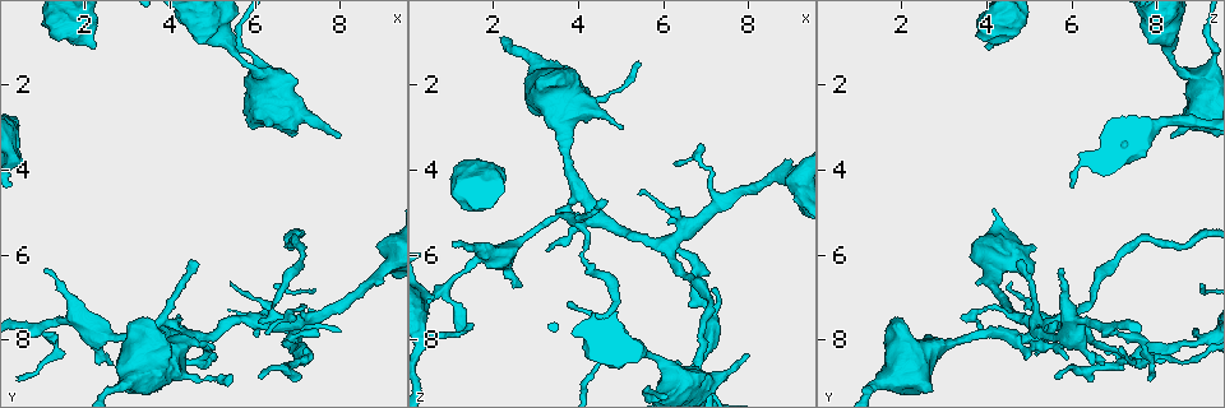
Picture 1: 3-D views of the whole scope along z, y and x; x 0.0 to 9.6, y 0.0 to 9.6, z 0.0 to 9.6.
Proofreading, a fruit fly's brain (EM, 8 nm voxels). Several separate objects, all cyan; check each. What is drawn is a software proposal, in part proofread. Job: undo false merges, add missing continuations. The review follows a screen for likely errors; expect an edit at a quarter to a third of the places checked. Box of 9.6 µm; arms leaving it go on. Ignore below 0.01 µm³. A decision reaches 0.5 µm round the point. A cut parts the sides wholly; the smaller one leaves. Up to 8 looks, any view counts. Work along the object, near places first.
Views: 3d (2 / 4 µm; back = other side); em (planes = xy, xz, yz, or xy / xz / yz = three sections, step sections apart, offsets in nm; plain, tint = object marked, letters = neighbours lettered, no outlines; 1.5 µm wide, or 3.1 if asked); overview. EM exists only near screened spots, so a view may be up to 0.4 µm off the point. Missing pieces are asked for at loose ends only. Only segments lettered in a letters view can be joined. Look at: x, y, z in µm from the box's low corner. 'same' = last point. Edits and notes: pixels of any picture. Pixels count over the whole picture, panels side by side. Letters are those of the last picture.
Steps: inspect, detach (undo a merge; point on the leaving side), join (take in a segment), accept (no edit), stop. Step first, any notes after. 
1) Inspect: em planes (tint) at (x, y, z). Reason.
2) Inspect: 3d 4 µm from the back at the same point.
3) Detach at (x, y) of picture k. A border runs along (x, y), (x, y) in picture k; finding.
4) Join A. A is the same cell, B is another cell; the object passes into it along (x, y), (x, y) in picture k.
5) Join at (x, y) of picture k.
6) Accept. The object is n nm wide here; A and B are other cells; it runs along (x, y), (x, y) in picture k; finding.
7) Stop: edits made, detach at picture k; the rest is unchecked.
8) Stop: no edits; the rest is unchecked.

Inspect: 3d 4 µm at (9.05, 6.65, 3.75). Free end.

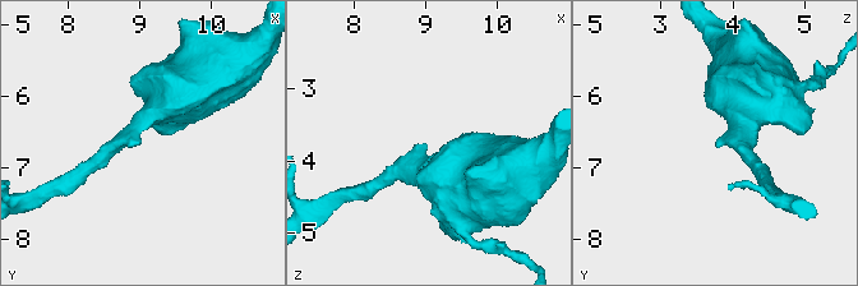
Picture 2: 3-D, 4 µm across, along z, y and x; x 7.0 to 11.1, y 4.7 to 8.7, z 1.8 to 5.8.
Inspect: em yz step 4 (plain) at (9.00, 6.65, 3.80). The arms are 220, 360 nm wide; need the tissue.

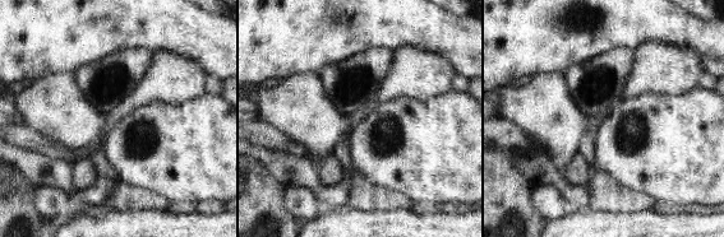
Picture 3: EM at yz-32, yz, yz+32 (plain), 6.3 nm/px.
Inspect: em yz step 4 (letters) at the same point.

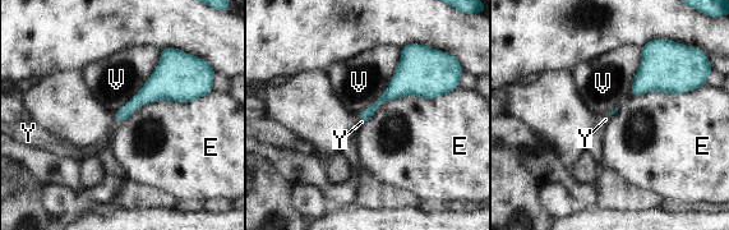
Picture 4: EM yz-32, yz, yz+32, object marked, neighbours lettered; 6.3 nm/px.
Join Y. Y is the same cell, E and V are other cells; the object passes into it along (148, 93), (119, 120), (106, 138) in picture 4; the neuron continues.

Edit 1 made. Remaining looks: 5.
Inspect: 3d 4 µm at (6.05, 8.90, 5.65). Free end.

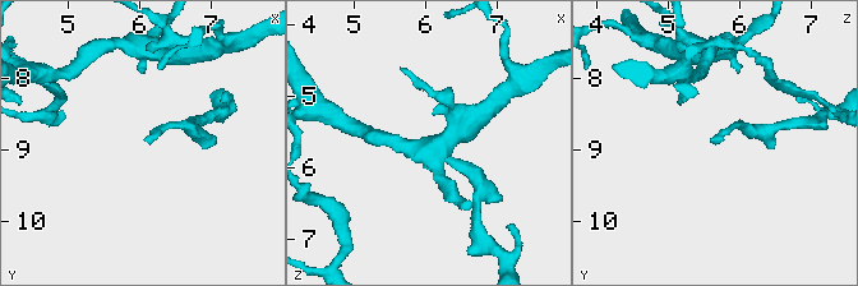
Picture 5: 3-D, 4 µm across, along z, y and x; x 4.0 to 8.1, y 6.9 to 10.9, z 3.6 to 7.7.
Inspect: em xy step 4 (tint) at (6.10, 8.85, 5.60).

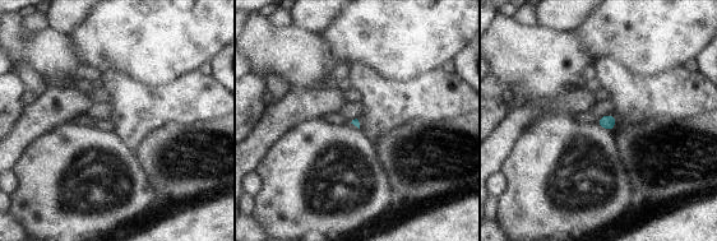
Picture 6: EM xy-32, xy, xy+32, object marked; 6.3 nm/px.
Inspect: em planes (letters) at the same point. Cut it another way.

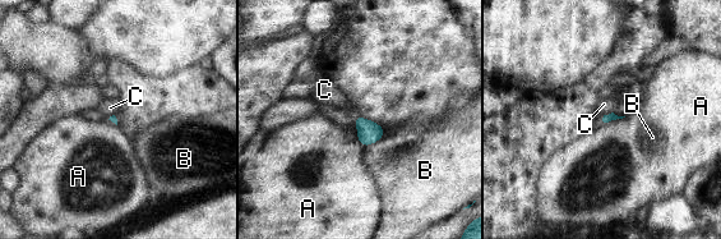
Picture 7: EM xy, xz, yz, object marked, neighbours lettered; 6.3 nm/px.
Join C. C is the same cell, A and B are other cells; the object passes into it along (611, 116), (609, 114), (606, 106) in picture 7; the neuron continues.

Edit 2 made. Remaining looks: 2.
Inspect: 3d 2 µm at (1.30, 8.25, 7.70). Abrupt turn.

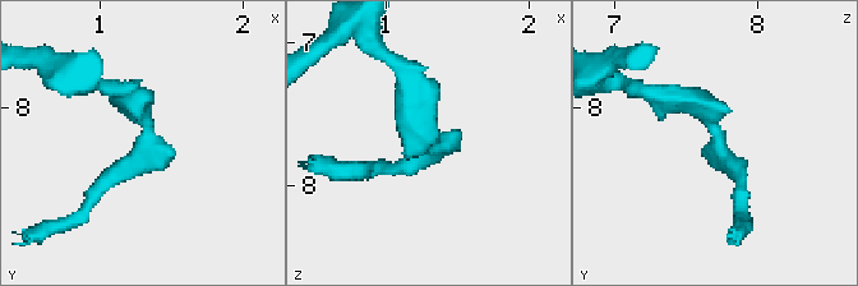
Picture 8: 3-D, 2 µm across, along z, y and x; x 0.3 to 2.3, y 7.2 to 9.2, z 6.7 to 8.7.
Inspect: em xy step 8 (letters) at (1.36, 8.24, 7.72).

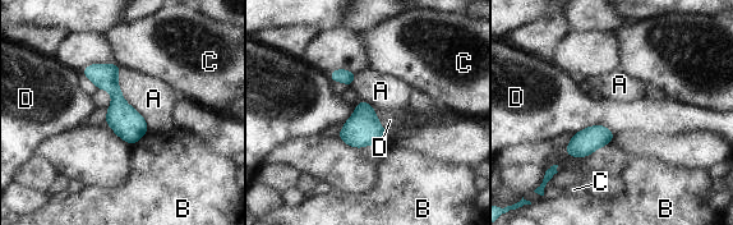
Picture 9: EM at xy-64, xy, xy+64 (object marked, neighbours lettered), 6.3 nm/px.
Accept. A, B, C and D are other cells; it runs along (88, 69), (115, 91), (133, 139) in picture 9; continuous, no second neuron.

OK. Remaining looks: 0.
Stop: edits made, join at picture 4, join at picture 7; the rest is unchecked.

